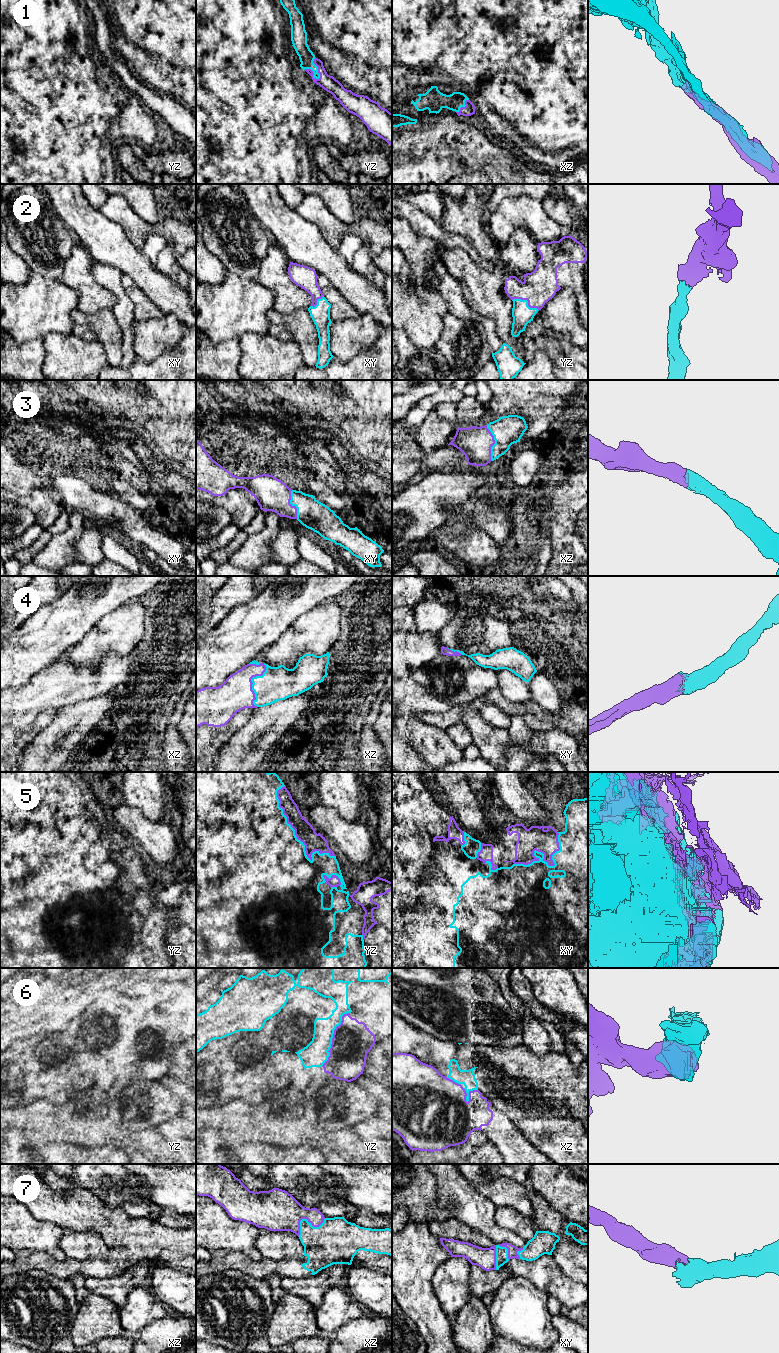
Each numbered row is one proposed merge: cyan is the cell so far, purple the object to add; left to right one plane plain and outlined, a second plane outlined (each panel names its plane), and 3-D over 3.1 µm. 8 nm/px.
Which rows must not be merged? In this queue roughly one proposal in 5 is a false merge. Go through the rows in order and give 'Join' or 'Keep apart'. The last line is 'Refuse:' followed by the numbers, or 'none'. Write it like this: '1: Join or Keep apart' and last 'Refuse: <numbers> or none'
1: Join
2: Join
3: Join
4: Join
5: Keep apart
6: Keep apart
7: Join
Refuse: 5, 6

